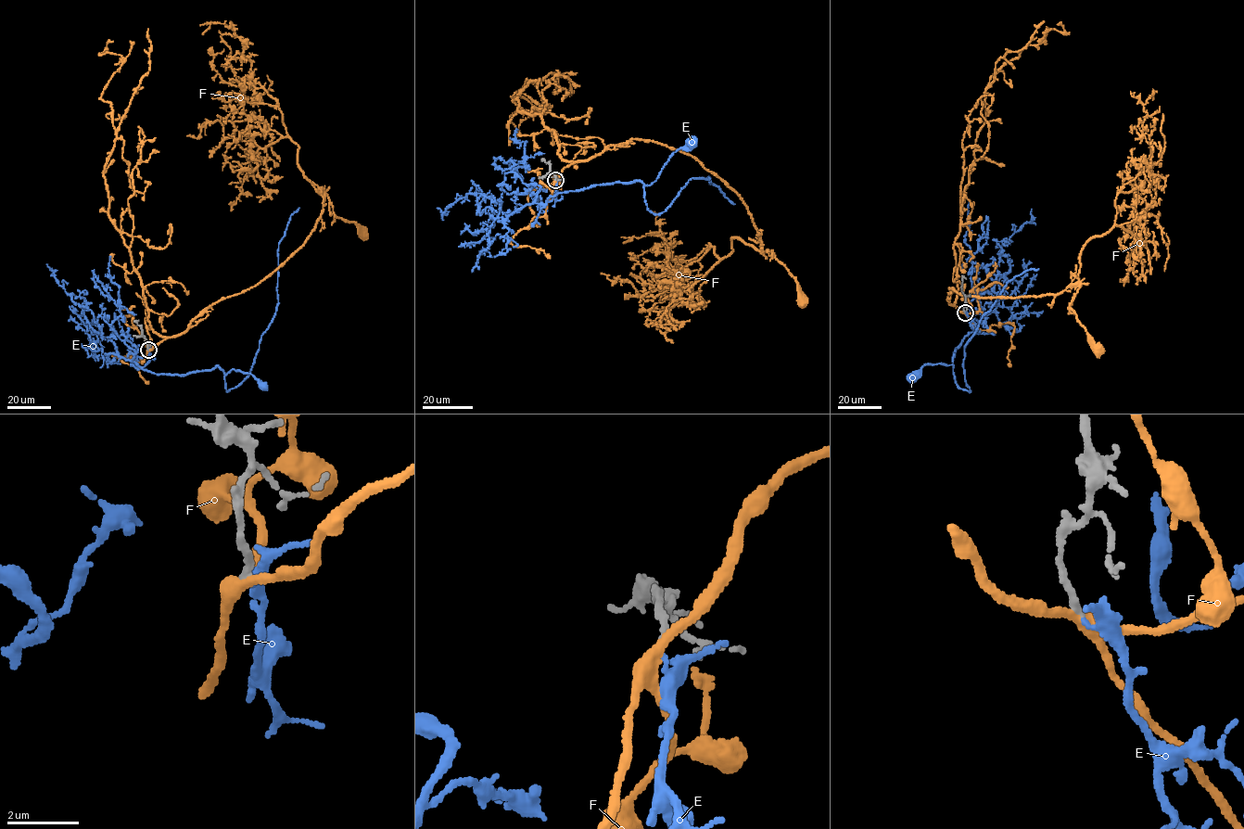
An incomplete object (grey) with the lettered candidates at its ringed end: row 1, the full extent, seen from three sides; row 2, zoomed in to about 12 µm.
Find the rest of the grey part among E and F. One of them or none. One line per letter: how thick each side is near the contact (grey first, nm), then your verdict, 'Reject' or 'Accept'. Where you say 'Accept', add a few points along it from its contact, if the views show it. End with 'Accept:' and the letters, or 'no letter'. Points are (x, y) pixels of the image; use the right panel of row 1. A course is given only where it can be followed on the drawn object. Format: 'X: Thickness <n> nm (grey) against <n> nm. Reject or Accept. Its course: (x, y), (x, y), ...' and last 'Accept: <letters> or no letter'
E: Thickness 190 nm (grey) against 200 nm. Accept. Its course: (965, 312), (974, 330), (955, 349), (953, 366), (951, 363), (925, 364), (912, 376)
F: Thickness 200 nm (grey) against 300 nm. Reject
Accept: E

